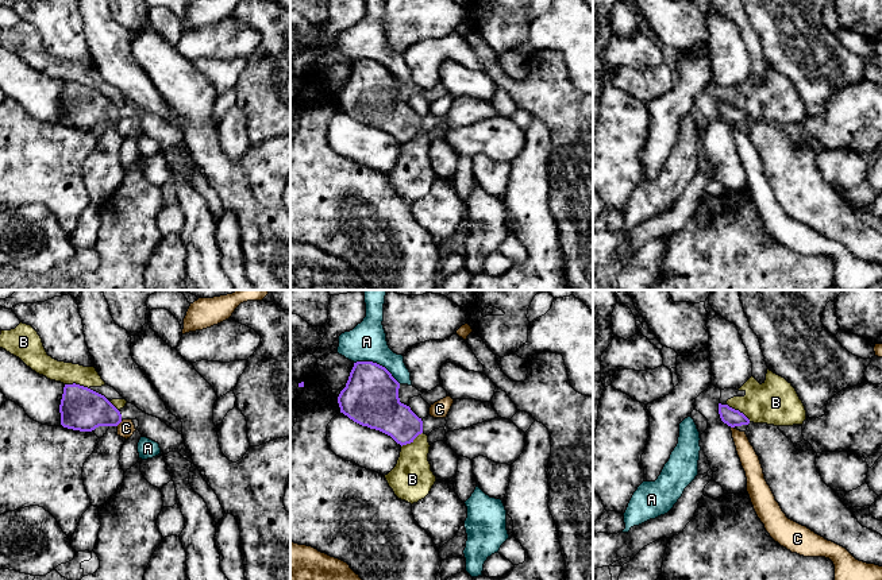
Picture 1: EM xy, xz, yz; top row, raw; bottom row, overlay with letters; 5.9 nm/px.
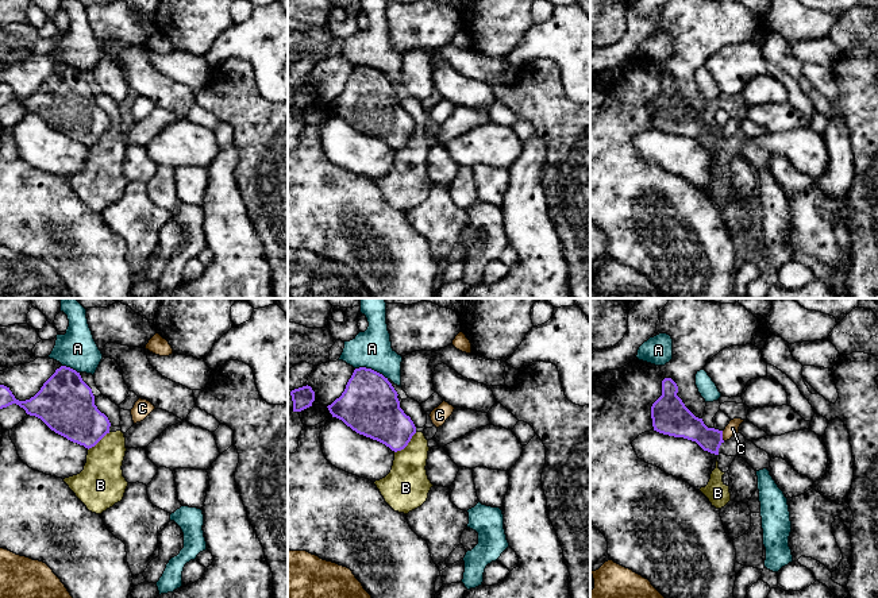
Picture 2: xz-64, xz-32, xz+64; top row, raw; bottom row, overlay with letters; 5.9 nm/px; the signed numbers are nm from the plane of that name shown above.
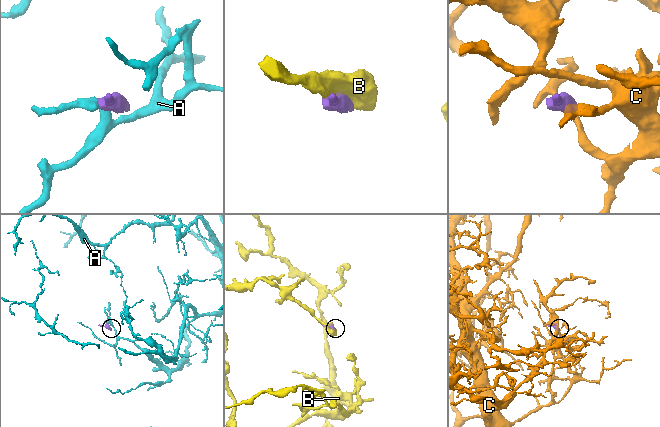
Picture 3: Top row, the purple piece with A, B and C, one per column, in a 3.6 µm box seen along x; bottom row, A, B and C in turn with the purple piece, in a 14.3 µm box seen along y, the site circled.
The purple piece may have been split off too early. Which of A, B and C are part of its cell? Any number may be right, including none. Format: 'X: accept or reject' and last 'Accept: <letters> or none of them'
A: reject
B: reject
C: reject
Accept: none of them

